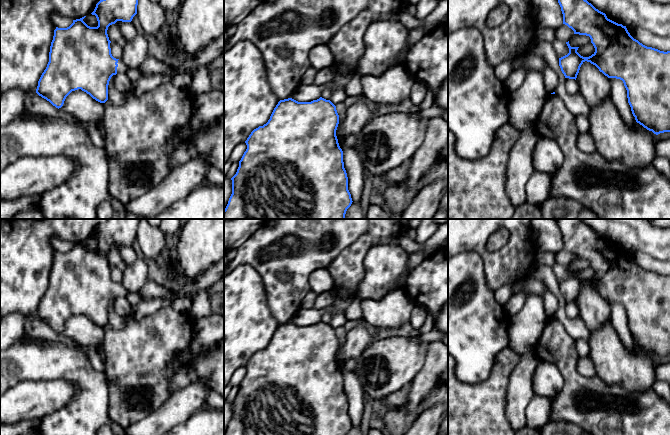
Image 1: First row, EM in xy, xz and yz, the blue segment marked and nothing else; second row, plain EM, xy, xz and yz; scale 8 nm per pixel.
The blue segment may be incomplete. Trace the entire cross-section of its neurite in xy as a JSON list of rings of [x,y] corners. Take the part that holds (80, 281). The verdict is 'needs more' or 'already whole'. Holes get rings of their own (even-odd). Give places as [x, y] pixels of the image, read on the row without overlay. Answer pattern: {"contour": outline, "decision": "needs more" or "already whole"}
{"contour": [[[108,219],[100,224],[91,237],[98,245],[97,251],[88,250],[82,241],[73,244],[67,252],[54,254],[50,270],[49,286],[42,297],[36,317],[49,325],[56,332],[61,332],[66,321],[75,314],[81,313],[100,327],[108,324],[108,309],[111,301],[118,296],[127,296],[128,292],[122,283],[116,283],[111,278],[107,254],[117,245],[131,246],[137,238],[140,219]]], "decision": "needs more"}

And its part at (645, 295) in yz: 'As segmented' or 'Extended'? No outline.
As segmented

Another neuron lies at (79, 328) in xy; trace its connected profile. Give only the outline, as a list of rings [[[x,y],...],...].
[[[81,313],[72,315],[59,333],[82,346],[100,346],[104,338],[104,328]]]

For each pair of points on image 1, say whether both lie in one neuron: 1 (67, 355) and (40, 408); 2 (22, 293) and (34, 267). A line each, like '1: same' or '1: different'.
1: different
2: same

